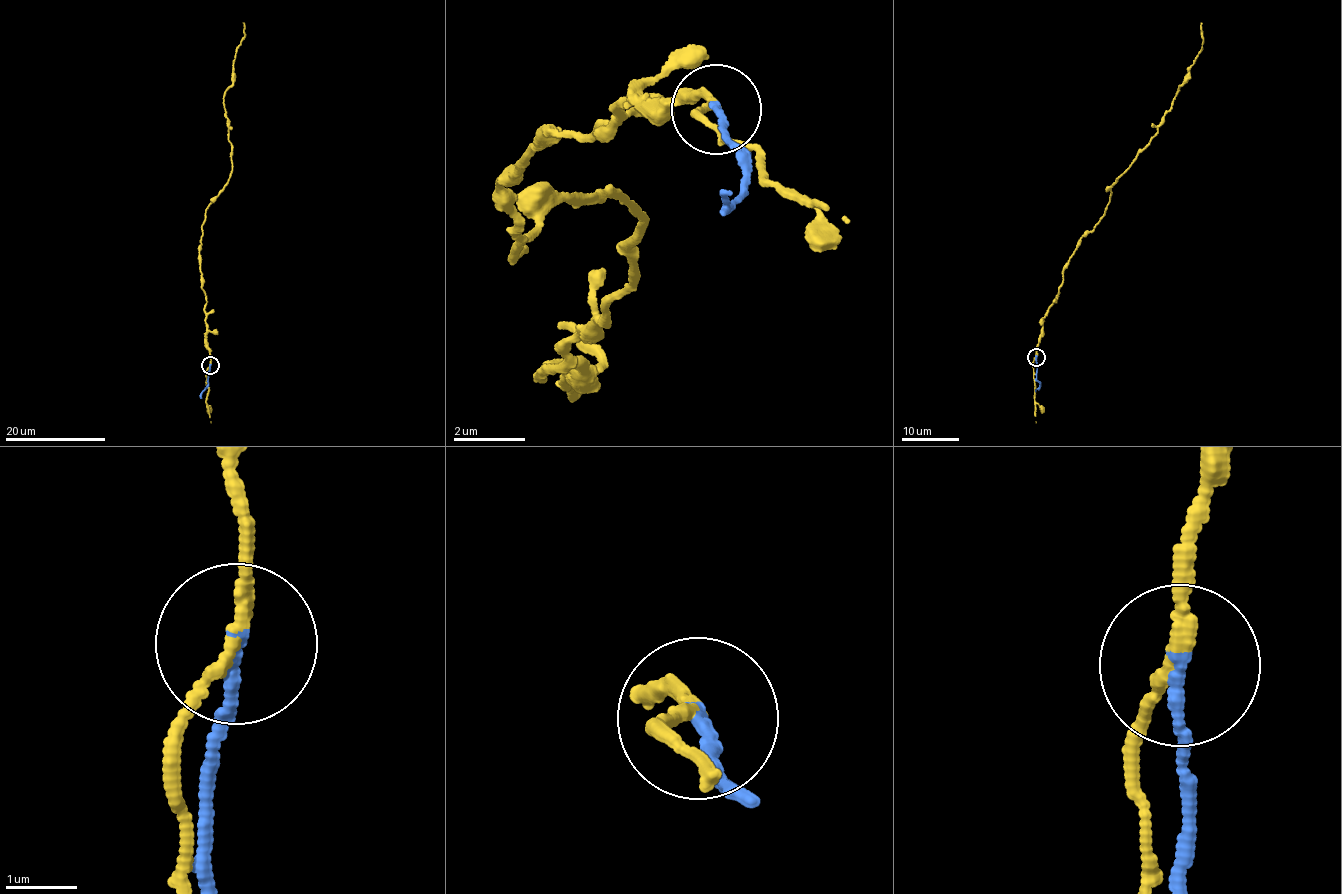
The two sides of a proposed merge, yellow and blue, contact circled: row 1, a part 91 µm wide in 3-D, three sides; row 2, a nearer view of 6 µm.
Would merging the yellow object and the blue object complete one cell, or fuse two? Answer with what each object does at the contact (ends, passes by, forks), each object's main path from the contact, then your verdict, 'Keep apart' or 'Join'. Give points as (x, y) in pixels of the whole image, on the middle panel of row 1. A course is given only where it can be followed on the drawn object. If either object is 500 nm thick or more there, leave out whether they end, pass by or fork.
At the ring yellow passes by. At the ring blue ends. Course of yellow: (715, 112), (508, 162), (518, 257), (593, 187), (645, 225), (535, 373), (576, 393), (554, 329). Course of blue: (715, 112), (751, 154), (739, 203), (735, 191). Keep apart

